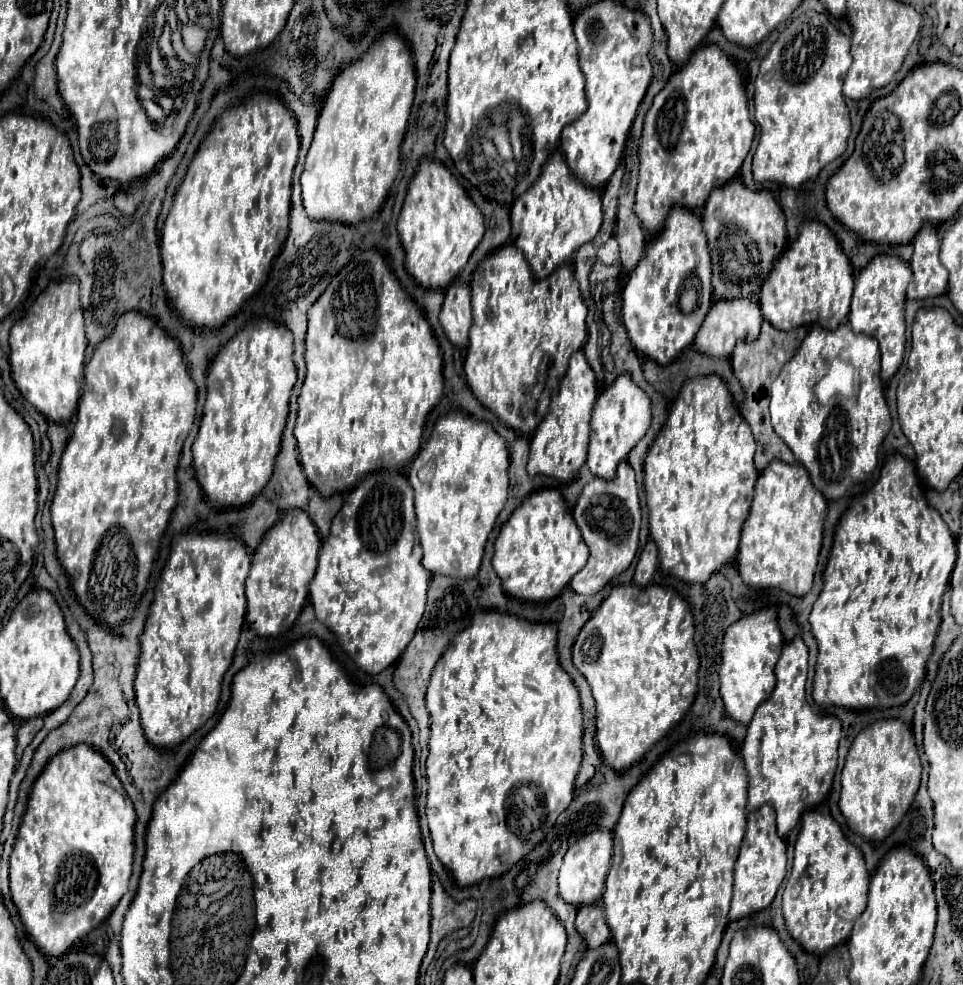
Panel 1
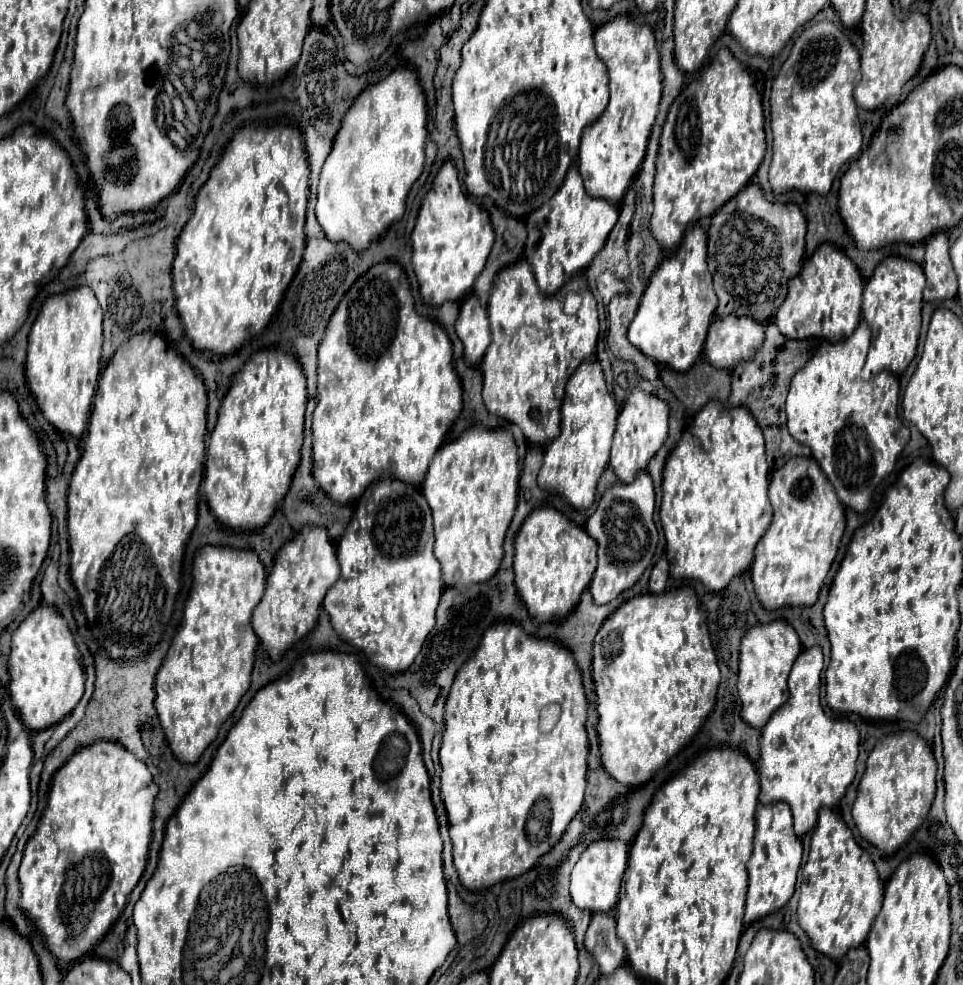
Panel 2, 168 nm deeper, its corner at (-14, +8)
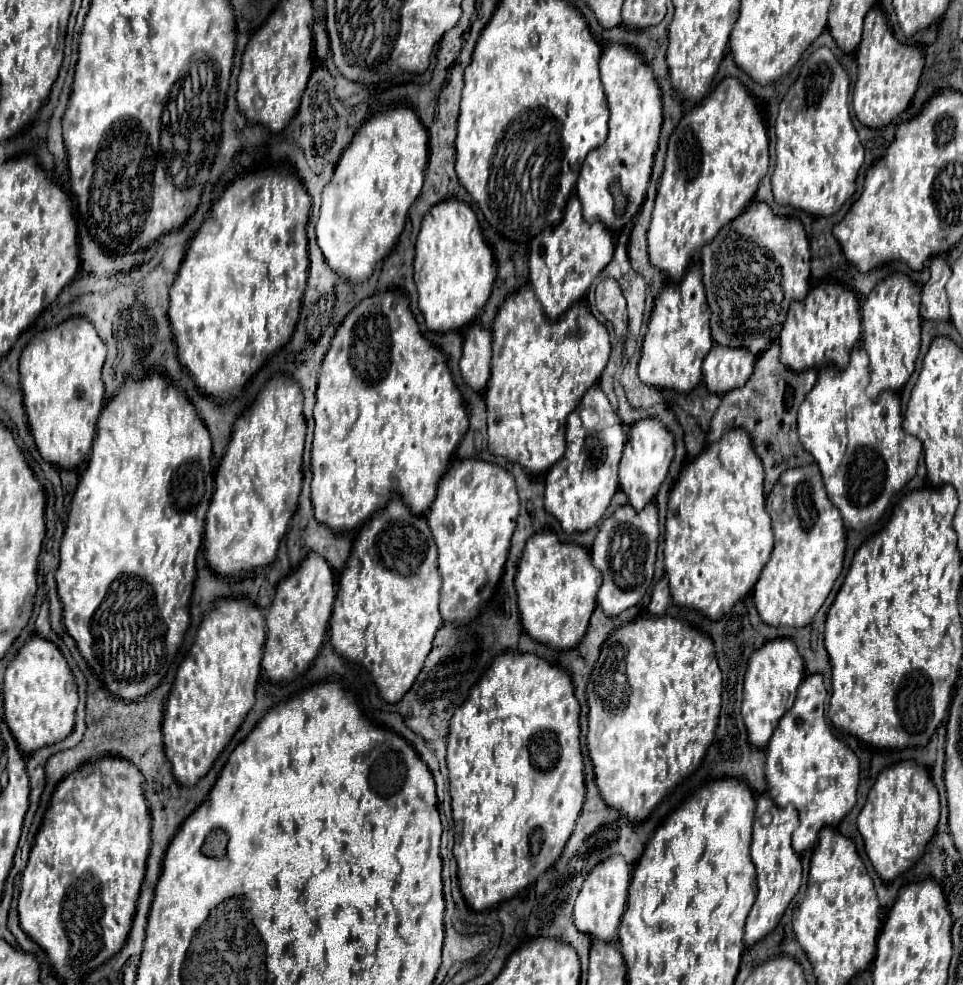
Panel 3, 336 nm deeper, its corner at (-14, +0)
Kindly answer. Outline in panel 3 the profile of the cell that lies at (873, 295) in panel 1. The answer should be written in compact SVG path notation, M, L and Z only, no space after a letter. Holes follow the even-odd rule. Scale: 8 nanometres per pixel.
M906 274L882 280L861 302L862 346L870 356L868 396L878 398L884 390L898 392L914 372L920 350L920 286Z

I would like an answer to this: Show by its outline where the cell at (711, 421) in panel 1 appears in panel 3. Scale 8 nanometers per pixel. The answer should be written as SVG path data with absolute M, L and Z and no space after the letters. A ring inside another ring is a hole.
M738 430L732 434L732 444L708 446L696 460L684 466L668 498L664 538L666 578L670 582L670 594L676 606L698 610L710 620L720 620L738 600L752 592L762 568L770 560L774 546L772 522L766 514L762 482L762 462L758 462L758 456L750 450L750 438L746 438L746 434L738 434Z

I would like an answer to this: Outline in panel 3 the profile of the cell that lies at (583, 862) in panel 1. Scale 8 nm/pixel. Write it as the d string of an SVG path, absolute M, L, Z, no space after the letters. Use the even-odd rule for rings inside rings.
M622 856L606 858L606 862L598 864L590 876L586 878L574 906L574 924L582 934L588 934L602 942L614 942L618 936L620 918L624 914L624 906L628 900L628 886L630 886L630 866L624 862Z

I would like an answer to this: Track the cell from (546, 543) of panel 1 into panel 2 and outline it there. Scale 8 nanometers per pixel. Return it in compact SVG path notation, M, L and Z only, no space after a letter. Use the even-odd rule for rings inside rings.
M542 506L526 516L514 540L514 576L522 602L538 622L564 618L568 612L574 610L574 606L580 600L580 592L590 584L592 574L596 570L596 552L598 552L598 542L594 542L594 538L584 528L576 526L570 520L564 520L564 516L554 508Z

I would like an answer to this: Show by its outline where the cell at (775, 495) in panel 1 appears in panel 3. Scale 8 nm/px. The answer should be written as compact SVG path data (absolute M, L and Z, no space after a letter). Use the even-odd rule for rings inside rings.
M818 464L790 468L766 496L774 528L774 552L754 586L758 614L768 626L808 626L828 598L844 566L846 530L838 508L828 500Z

